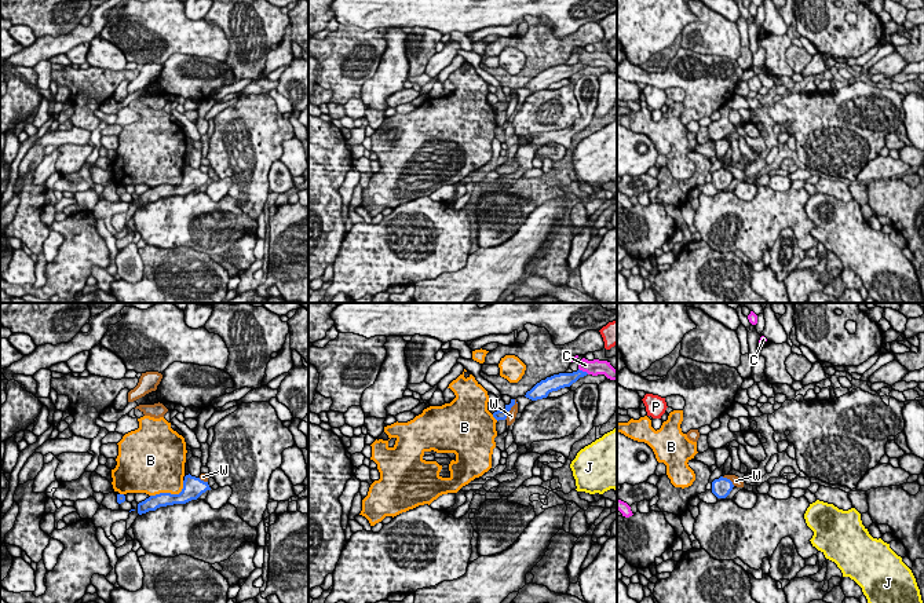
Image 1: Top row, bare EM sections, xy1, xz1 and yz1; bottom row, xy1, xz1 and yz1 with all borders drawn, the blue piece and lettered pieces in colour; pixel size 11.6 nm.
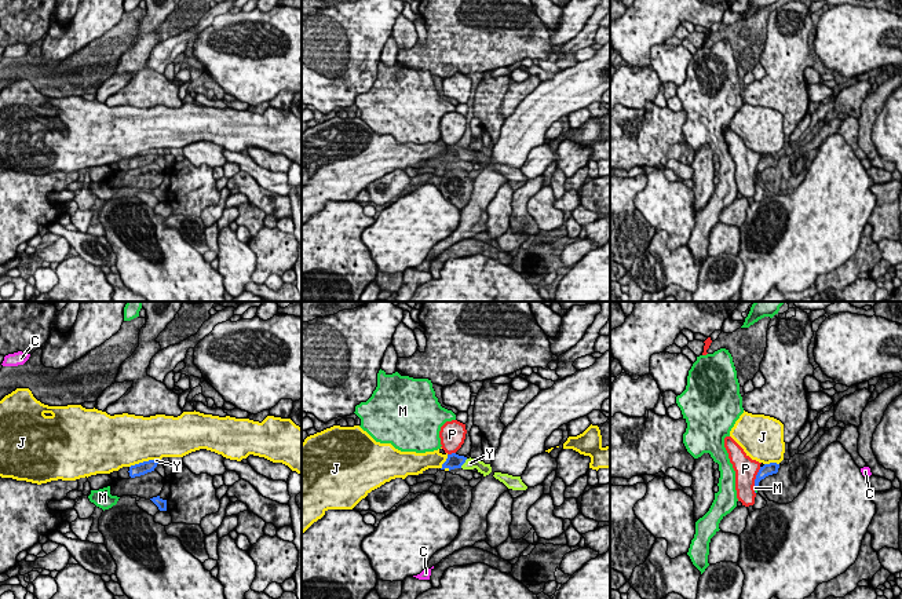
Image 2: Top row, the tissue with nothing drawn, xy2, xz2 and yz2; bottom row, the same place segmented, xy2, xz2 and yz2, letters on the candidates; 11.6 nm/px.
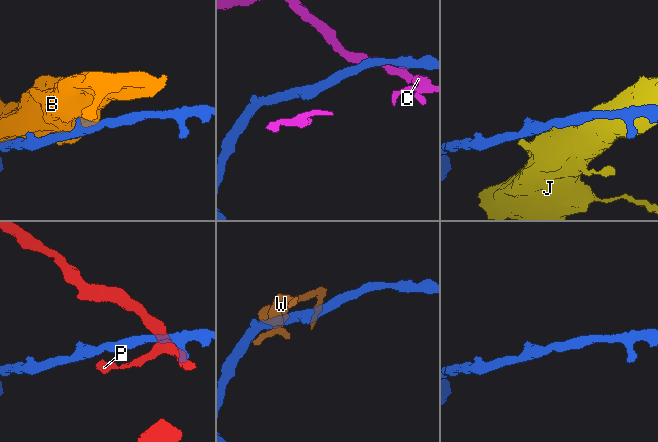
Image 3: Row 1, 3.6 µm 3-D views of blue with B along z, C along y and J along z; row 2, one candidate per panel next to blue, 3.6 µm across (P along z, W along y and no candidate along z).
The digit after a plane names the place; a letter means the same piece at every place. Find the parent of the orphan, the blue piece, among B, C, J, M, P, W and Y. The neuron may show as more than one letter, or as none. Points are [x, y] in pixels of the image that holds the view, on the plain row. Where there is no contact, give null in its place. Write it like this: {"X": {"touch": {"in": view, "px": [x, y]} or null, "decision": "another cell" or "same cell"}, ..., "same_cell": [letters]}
{"B": {"touch": {"in": "xy1", "px": [170, 185]}, "decision": "another cell"}, "C": {"touch": {"in": "xz1", "px": [584, 64]}, "decision": "another cell"}, "J": {"touch": {"in": "xy2", "px": [143, 153]}, "decision": "another cell"}, "M": {"touch": null, "decision": "another cell"}, "P": {"touch": {"in": "yz2", "px": [756, 168]}, "decision": "another cell"}, "W": {"touch": {"in": "xz1", "px": [510, 101]}, "decision": "another cell"}, "Y": {"touch": {"in": "xz2", "px": [464, 153]}, "decision": "same cell"}, "same_cell": ["Y"]}

